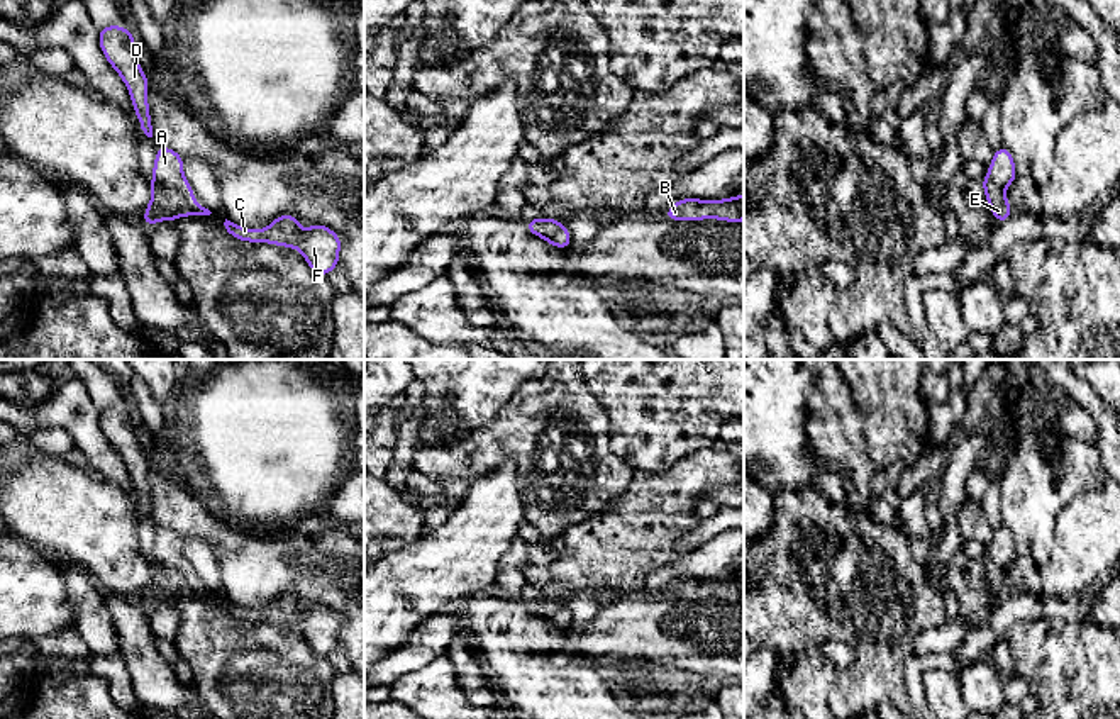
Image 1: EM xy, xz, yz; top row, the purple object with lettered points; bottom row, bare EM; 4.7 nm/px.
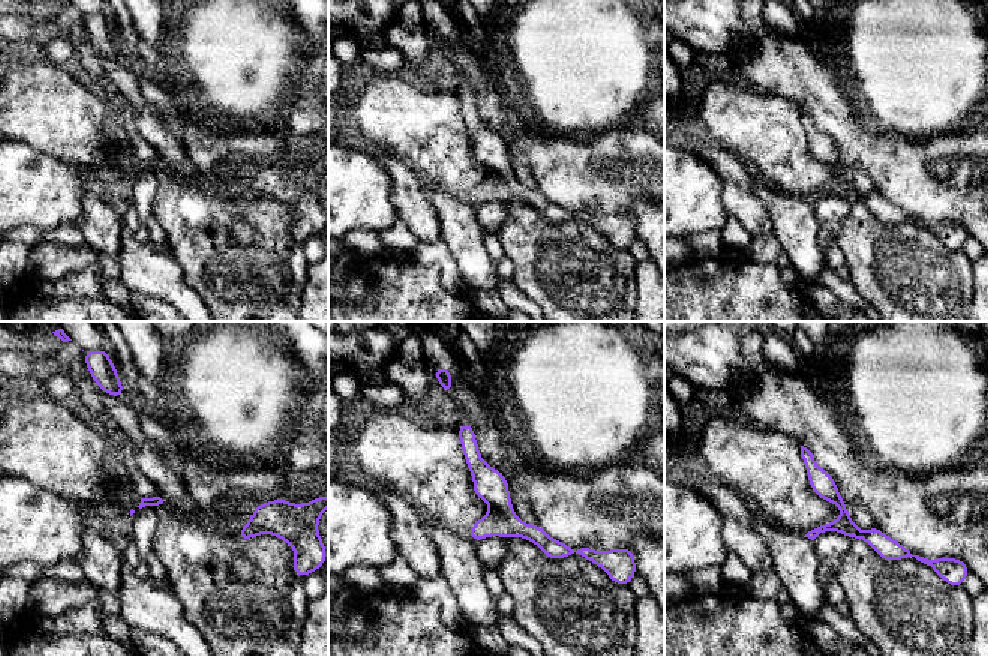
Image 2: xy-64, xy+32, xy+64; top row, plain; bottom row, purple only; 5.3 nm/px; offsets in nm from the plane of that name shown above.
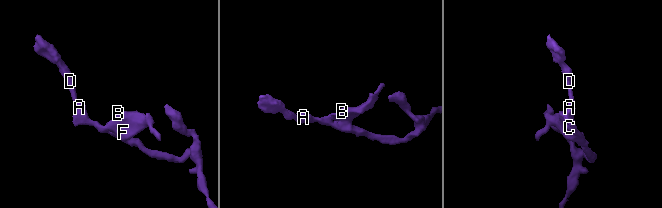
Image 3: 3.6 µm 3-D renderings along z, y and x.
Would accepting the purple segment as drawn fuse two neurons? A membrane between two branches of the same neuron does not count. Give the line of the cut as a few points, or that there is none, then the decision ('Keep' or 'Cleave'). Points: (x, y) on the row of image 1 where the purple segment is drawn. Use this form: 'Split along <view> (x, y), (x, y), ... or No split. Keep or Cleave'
No split. Keep

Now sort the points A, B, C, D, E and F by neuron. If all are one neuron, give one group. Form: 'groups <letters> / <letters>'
groups A B C D E F

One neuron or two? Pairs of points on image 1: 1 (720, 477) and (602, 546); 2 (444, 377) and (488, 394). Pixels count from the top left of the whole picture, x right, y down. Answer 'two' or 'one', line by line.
1: one
2: one

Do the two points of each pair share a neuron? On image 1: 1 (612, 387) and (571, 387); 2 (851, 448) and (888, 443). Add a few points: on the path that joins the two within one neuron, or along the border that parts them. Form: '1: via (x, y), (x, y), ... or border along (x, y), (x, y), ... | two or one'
1: border along (583, 377), (609, 421) | two
2: border along (858, 407), (863, 418), (866, 450), (876, 467) | two

